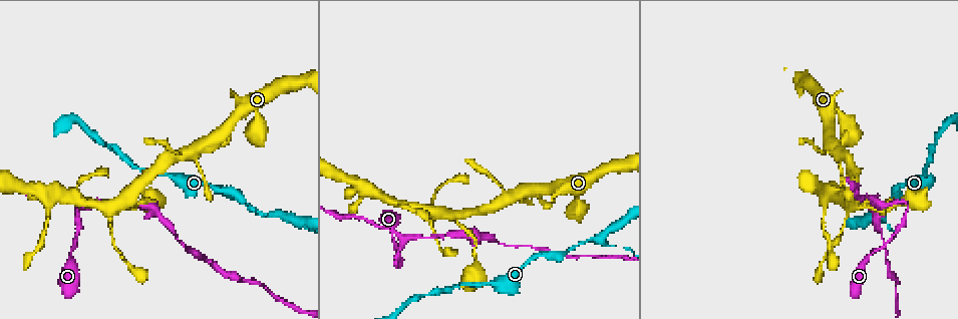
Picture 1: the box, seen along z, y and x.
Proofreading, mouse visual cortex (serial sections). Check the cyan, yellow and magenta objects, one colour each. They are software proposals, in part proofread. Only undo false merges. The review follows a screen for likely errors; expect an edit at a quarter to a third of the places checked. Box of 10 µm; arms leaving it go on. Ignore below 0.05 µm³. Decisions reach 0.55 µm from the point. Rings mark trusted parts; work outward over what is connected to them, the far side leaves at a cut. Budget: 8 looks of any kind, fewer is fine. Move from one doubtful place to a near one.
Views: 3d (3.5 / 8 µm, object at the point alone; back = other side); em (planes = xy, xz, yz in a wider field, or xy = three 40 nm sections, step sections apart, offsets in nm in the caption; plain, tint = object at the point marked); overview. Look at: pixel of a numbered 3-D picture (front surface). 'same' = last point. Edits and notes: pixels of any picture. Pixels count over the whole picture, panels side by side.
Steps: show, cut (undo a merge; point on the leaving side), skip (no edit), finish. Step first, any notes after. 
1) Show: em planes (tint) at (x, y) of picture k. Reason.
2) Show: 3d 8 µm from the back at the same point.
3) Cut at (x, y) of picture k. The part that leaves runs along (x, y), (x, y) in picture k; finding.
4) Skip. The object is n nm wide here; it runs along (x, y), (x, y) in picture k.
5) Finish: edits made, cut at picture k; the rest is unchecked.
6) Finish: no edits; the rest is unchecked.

Show: 3d 8 µm at (601, 236) of picture 1.

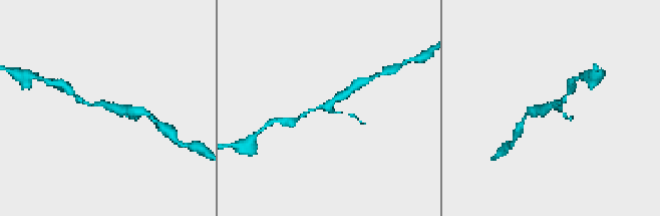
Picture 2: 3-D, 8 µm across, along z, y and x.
Show: em xy step 3 (tint) at the same point. 3 arms meet here; the arms are 100, 150, 300 nm wide.

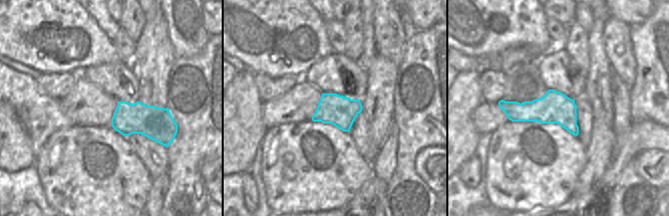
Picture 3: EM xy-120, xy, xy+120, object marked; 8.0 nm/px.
Skip. It runs along (301, 116), (350, 90) in picture 2; all the same cell.

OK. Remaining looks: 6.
Show: 3d 3.5 µm at (434, 210) of picture 1.

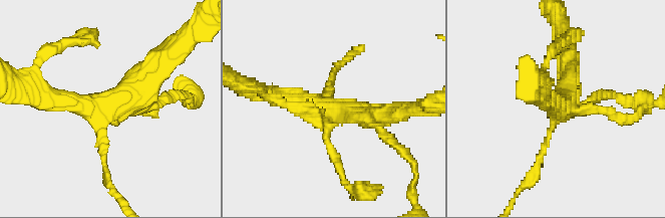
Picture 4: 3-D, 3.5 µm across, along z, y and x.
Show: em xy step 2 (tint) at (562, 106) of picture 4. Shape alone is not enough.

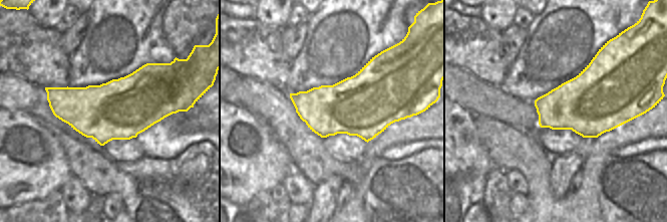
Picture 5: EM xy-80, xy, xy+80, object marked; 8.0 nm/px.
Skip. It runs along (159, 64), (109, 104), (45, 95) in picture 4; all the same cell.

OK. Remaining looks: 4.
Show: 3d 3.5 µm at (397, 265) of picture 1. Sharp bend.

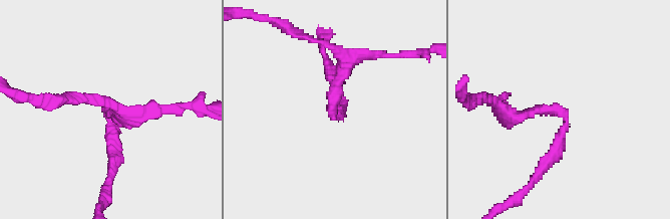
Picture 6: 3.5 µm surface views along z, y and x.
Show: em xy step 2 (tint) at (564, 117) of picture 6.

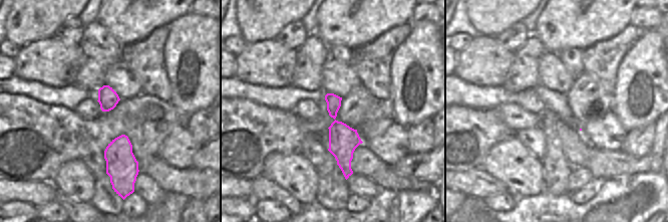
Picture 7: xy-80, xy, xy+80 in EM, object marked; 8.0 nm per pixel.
Skip. The arms are 150, 200 nm wide; it runs along (329, 95), (342, 138), (347, 174) in picture 7; all the same cell.

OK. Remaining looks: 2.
Finish: no edits; the rest is unchecked.

